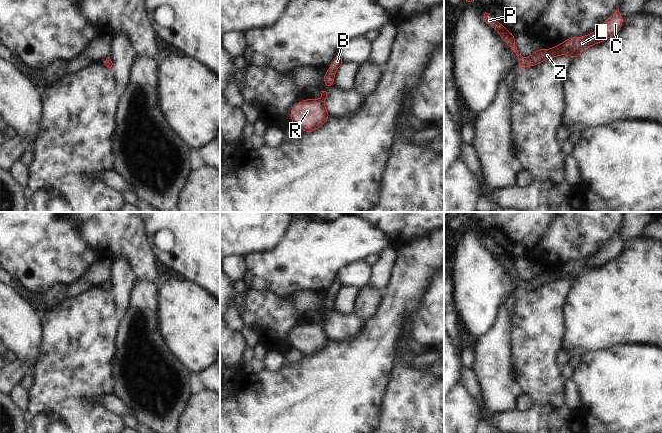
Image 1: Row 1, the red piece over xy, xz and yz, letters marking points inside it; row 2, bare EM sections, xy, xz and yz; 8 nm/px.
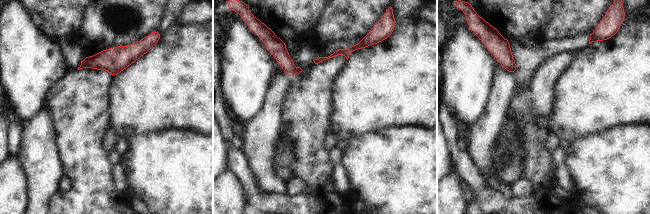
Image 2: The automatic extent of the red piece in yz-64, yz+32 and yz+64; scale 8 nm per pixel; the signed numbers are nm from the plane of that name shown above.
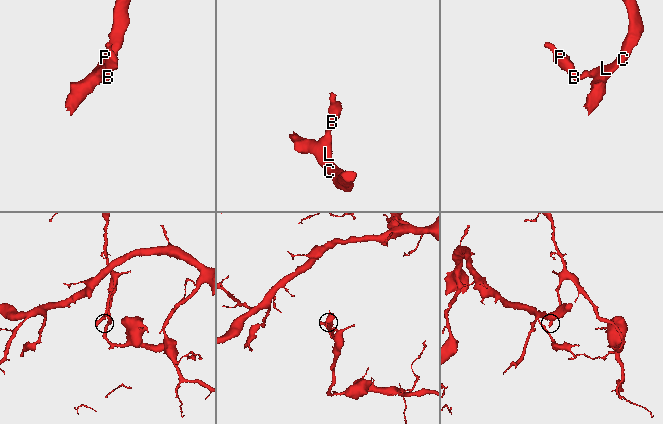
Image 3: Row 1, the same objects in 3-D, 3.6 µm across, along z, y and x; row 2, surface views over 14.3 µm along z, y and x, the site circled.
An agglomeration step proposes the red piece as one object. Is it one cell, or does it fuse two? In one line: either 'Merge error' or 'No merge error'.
No merge error.

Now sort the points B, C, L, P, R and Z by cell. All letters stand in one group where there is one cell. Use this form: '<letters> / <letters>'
B C L P R Z

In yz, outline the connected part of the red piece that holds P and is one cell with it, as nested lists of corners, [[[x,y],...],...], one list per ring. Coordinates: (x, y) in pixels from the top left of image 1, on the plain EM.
[[[619,232],[608,241],[603,248],[594,256],[584,259],[582,261],[570,261],[564,264],[559,269],[550,273],[535,274],[533,278],[526,283],[518,277],[515,270],[515,259],[508,255],[504,249],[496,245],[494,241],[488,237],[484,237],[484,243],[487,248],[492,250],[500,261],[506,266],[507,270],[511,272],[517,279],[519,285],[519,293],[524,291],[533,291],[543,285],[566,279],[575,284],[585,273],[596,268],[600,268],[608,262],[614,260],[619,256],[623,250],[624,241],[620,238]]]

